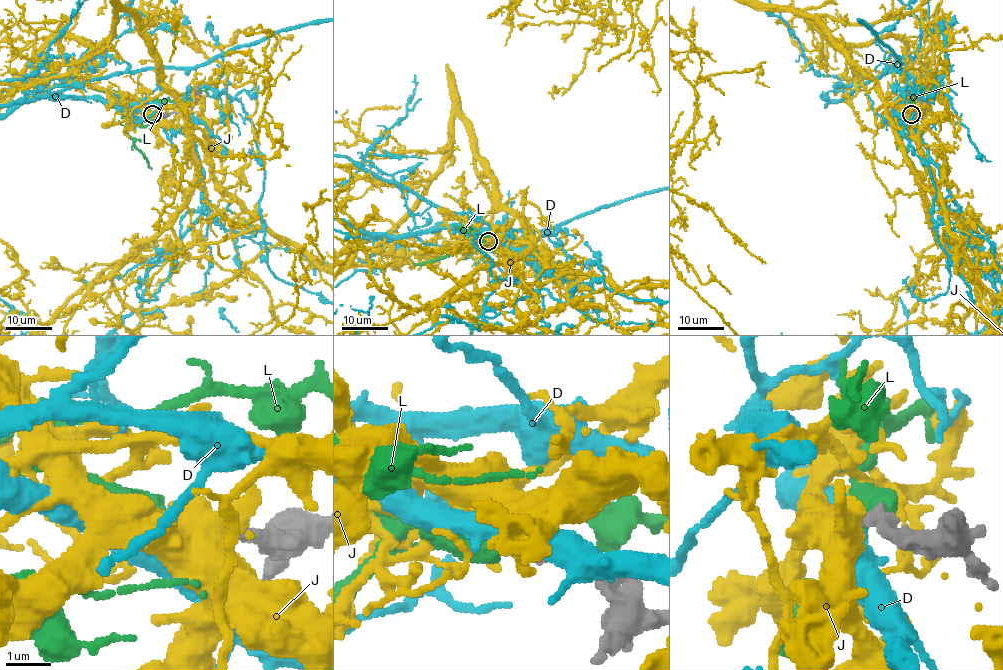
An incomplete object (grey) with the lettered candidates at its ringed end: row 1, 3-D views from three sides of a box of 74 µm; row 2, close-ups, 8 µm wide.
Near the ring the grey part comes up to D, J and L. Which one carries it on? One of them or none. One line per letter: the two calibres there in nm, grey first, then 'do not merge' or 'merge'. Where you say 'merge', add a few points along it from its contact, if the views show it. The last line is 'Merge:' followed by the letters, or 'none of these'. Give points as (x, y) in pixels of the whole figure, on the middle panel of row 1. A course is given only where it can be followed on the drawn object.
D: 360/480 nm | do not merge
J: 400/700 nm | do not merge
L: 420/550 nm | do not merge
Merge: none of these

